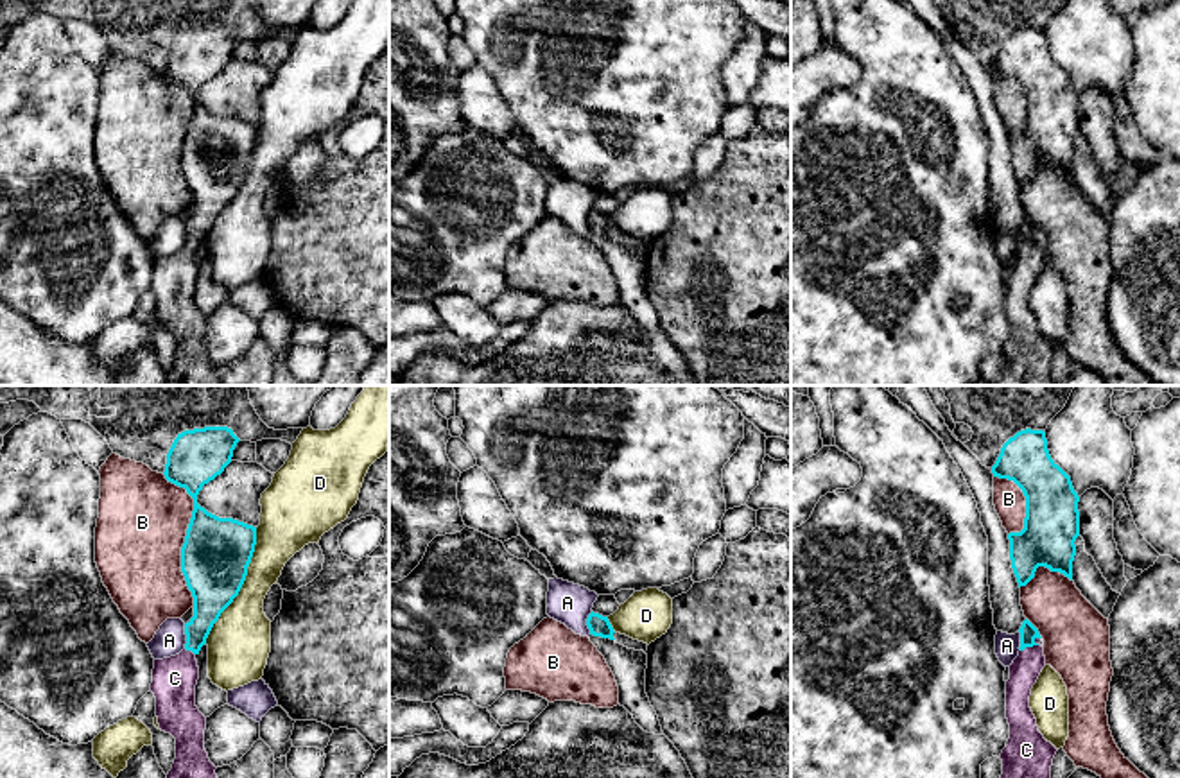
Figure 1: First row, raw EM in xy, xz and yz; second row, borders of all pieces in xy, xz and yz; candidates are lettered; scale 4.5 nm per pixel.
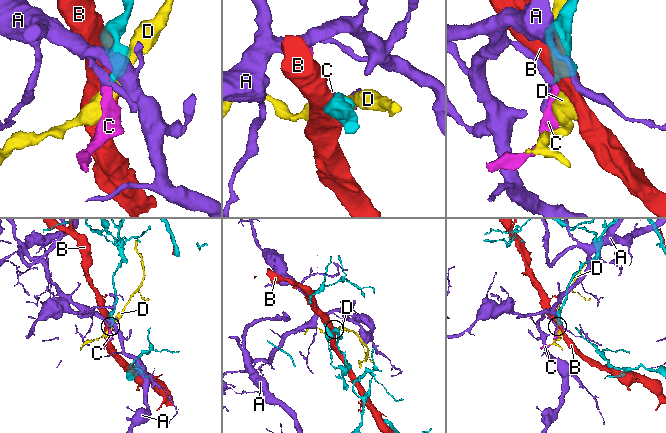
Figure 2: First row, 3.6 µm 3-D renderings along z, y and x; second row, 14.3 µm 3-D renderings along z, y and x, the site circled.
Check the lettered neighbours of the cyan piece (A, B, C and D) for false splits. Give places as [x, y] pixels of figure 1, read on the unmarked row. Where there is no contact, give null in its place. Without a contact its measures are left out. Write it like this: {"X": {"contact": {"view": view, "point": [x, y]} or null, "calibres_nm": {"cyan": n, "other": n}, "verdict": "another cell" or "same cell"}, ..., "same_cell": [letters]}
{"A": {"contact": {"view": "xy", "point": [187, 235]}, "calibres_nm": {"cyan": 200, "other": 140}, "verdict": "another cell"}, "B": {"contact": {"view": "xy", "point": [185, 135]}, "calibres_nm": {"cyan": 300, "other": 400}, "verdict": "another cell"}, "C": {"contact": {"view": "yz", "point": [1028, 244]}, "calibres_nm": {"cyan": 80, "other": 140}, "verdict": "same cell"}, "D": {"contact": {"view": "xy", "point": [242, 181]}, "calibres_nm": {"cyan": 300, "other": 280}, "verdict": "another cell"}, "same_cell": ["C"]}

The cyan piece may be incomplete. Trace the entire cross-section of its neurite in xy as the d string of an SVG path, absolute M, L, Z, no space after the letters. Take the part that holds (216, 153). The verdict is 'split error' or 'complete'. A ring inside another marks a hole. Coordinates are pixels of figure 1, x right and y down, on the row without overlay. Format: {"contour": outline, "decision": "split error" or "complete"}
{"contour": "M228 25L194 27L178 32L167 52L165 77L194 97L181 145L181 170L194 195L194 215L185 222L185 247L154 258L151 281L160 328L176 337L167 385L224 385L204 348L206 316L195 305L195 255L246 179L256 125L208 111L197 102L197 93L231 61L239 39Z", "decision": "split error"}

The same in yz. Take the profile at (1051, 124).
{"contour": "M1020 29L1010 36L992 65L993 75L1013 79L1026 95L1020 131L1010 131L1010 158L1019 186L1038 165L1072 179L1080 95L1071 75L1051 57L1044 29Z", "decision": "complete"}

